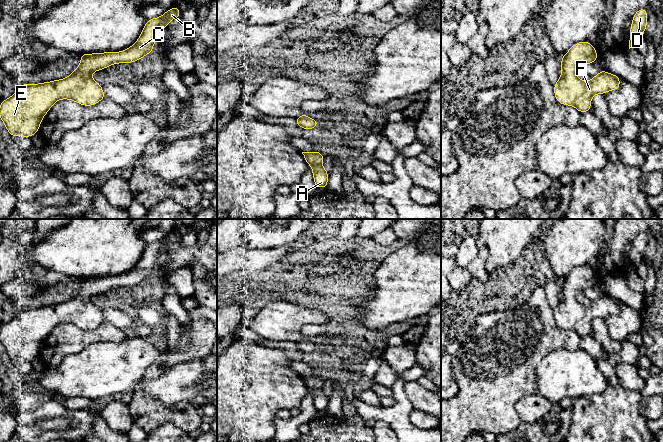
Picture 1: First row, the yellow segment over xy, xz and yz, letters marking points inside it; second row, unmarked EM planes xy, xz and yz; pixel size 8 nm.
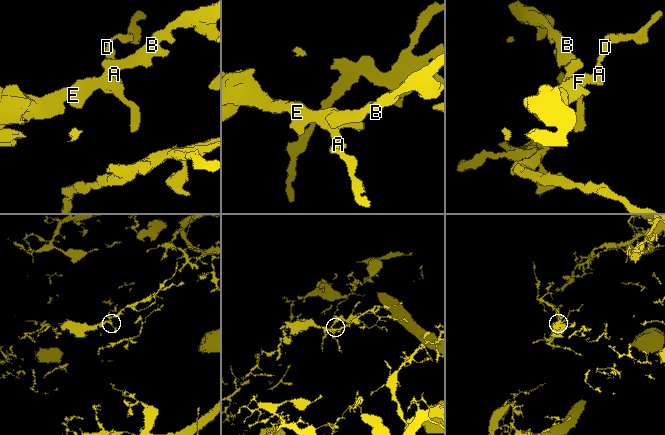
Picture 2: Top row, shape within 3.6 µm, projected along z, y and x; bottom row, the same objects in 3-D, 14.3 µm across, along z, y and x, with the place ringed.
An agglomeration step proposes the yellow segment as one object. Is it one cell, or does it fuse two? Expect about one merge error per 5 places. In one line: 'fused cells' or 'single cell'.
single cell

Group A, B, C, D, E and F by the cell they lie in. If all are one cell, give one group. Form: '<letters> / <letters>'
A B C D E F

